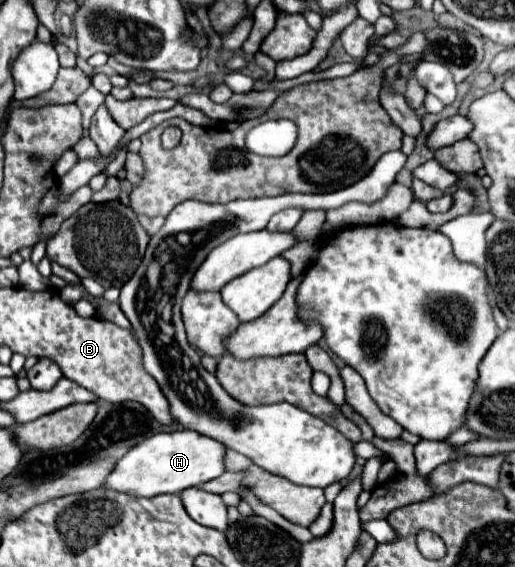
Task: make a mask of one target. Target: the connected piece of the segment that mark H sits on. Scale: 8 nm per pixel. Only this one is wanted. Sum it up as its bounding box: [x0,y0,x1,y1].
[105,430,225,498]

